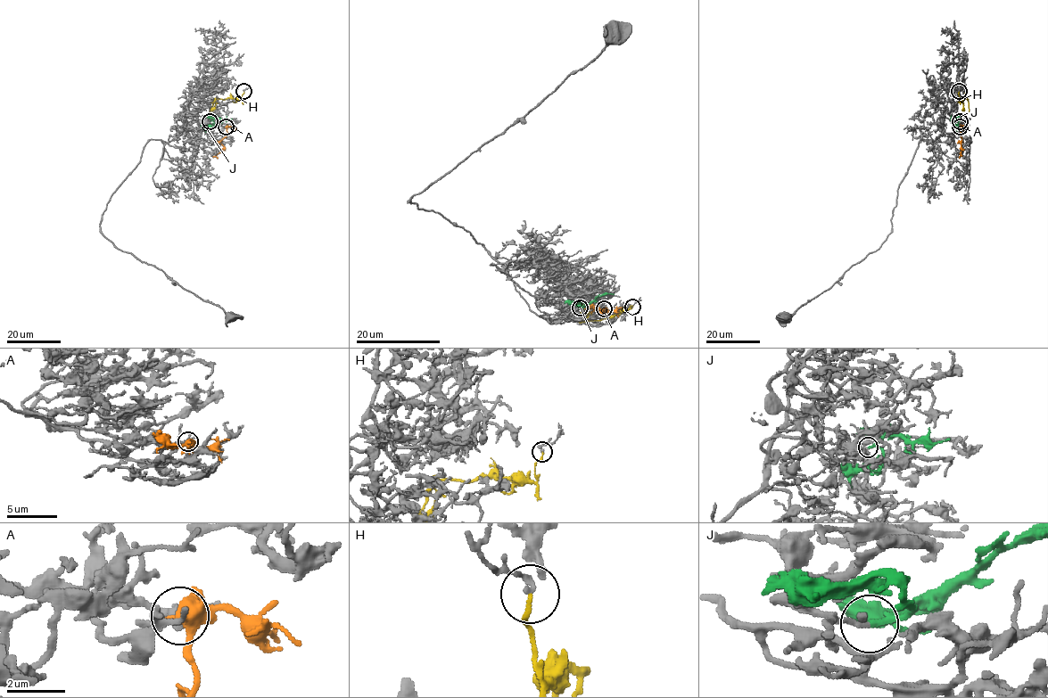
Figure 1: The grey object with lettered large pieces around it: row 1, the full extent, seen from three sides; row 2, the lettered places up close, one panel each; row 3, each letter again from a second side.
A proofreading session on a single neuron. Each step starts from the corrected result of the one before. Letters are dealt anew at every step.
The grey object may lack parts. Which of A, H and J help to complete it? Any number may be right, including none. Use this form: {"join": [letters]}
{"join": ["J"]}

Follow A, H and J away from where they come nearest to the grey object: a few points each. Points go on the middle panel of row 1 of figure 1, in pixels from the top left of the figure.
A: (605, 308), (606, 311), (606, 308), (584, 308)
H: (632, 307), (601, 320), (585, 319), (588, 311), (581, 312)
J: (579, 307), (603, 295), (614, 294)

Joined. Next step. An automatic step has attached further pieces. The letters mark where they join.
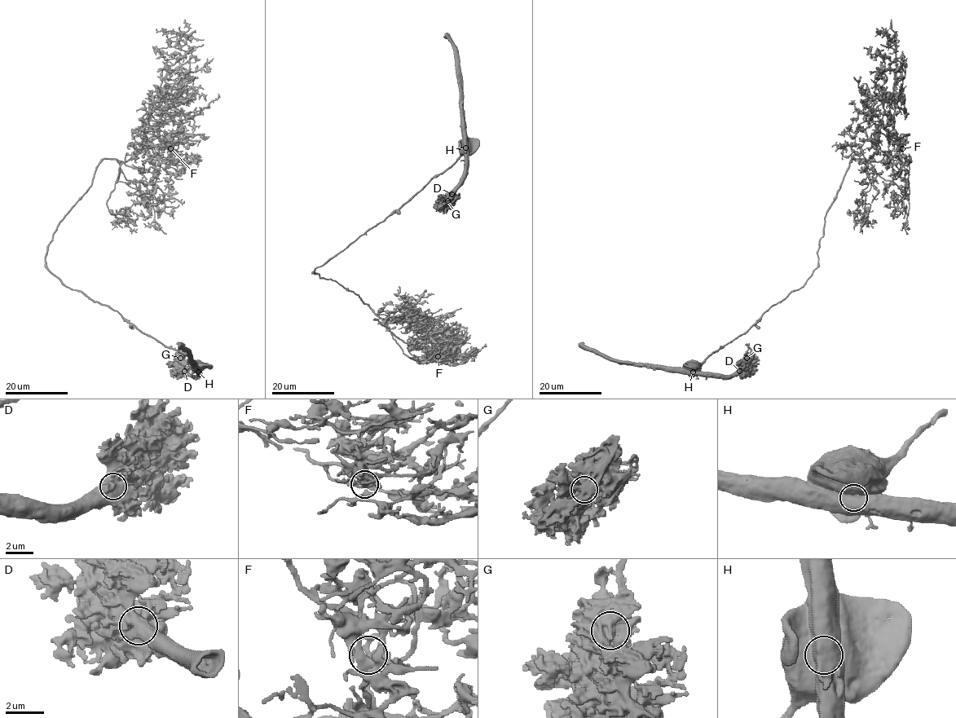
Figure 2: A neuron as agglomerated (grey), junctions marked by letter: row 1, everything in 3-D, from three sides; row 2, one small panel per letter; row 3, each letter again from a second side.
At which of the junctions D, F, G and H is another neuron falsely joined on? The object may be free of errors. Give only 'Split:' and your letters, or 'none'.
Split: H

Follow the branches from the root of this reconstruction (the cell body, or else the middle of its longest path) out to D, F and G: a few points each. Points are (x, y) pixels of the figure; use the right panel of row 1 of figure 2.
D: (693, 367), (693, 371), (699, 372), (722, 375), (734, 375), (739, 371)
F: (693, 367), (804, 284), (817, 266), (824, 216), (849, 162), (879, 161), (887, 151), (893, 128), (902, 149)
G: (693, 367), (693, 371), (703, 373), (731, 375), (746, 358)

